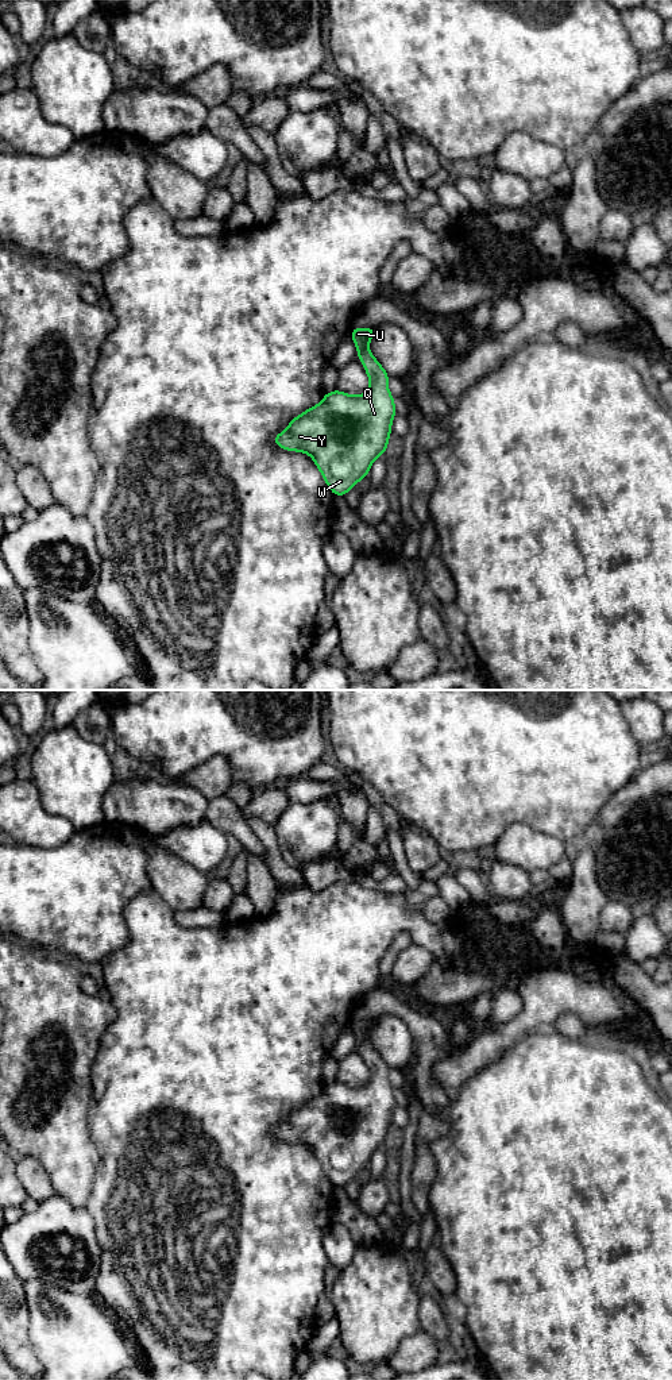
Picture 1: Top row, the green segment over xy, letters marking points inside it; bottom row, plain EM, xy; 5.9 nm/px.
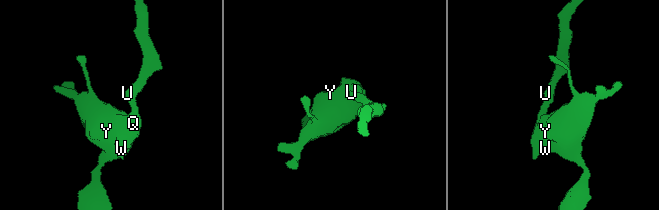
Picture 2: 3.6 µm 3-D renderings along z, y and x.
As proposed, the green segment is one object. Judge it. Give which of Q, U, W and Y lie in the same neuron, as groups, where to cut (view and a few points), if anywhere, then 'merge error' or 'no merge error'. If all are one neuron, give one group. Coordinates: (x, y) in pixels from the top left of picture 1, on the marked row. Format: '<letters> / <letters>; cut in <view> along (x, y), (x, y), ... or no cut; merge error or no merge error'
Q U W Y; no cut; no merge error

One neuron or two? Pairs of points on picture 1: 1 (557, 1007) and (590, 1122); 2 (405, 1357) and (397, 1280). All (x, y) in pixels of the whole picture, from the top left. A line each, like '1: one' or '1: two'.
1: two
2: two

